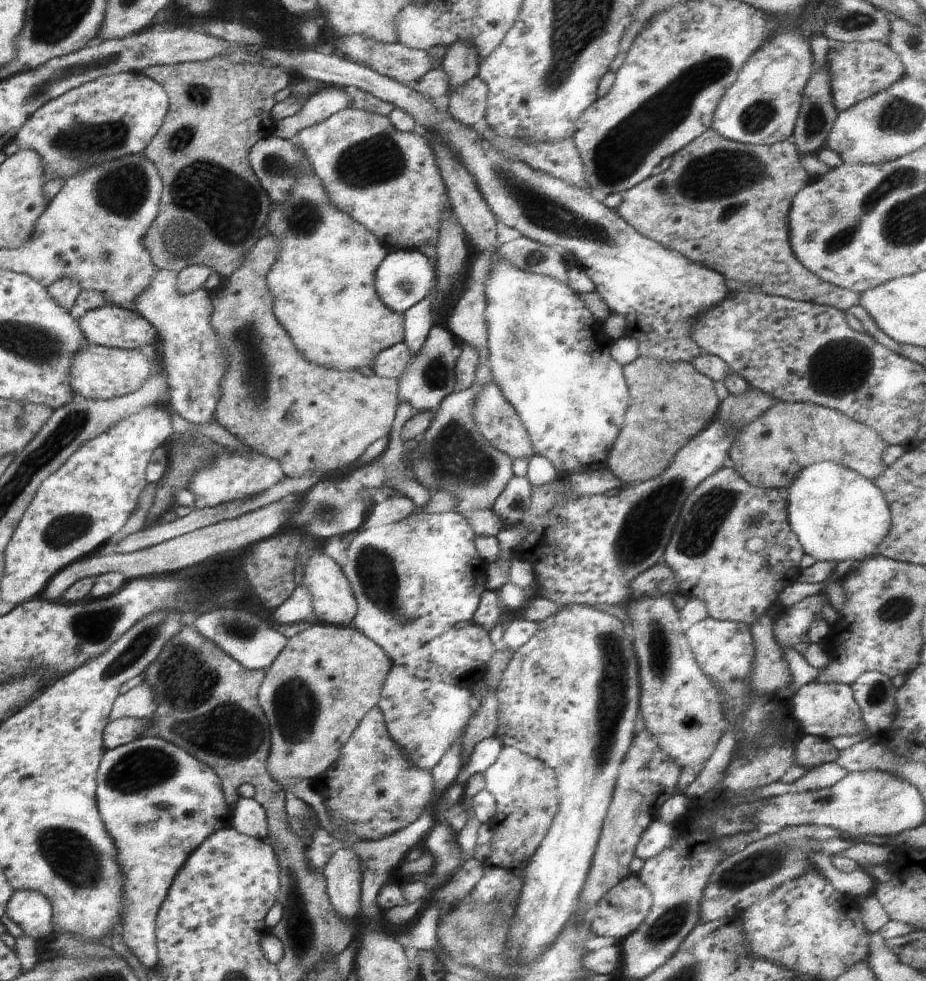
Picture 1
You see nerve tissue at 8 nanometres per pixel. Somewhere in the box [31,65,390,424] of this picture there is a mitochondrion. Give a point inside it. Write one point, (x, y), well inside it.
(220, 202)

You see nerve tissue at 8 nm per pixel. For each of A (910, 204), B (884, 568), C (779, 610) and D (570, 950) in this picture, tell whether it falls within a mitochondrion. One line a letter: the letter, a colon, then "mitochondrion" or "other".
A: mitochondrion
B: other
C: other
D: mitochondrion

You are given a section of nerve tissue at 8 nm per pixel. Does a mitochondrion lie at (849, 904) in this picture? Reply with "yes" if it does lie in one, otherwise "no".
no

